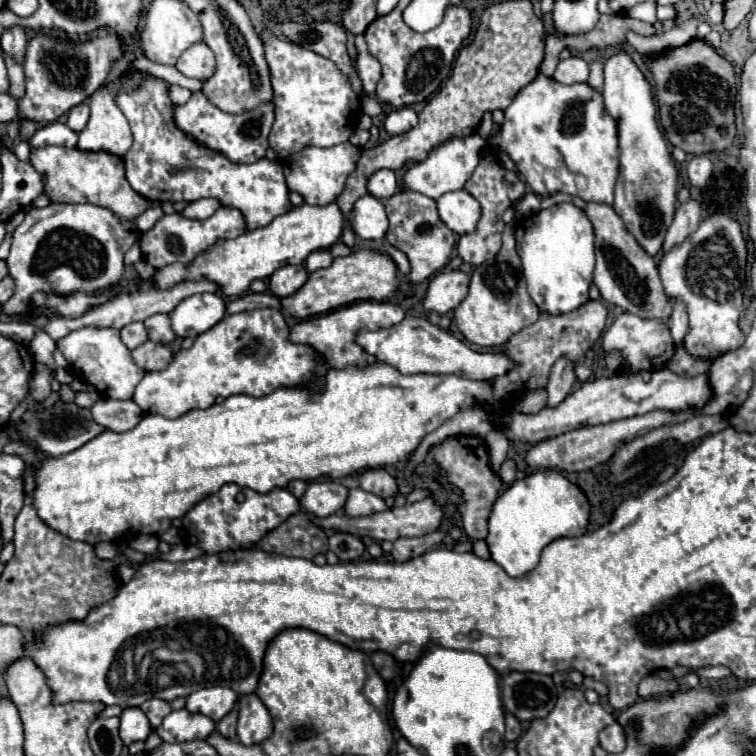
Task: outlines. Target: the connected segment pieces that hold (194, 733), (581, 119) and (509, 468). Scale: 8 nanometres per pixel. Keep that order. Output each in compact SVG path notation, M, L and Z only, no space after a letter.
M180 709L164 717L156 733L166 743L182 743L182 741L192 741L192 739L206 739L214 731L214 727L216 723L210 717Z
M538 73L534 81L518 91L510 107L504 111L502 125L486 141L492 147L504 151L516 163L518 173L524 175L526 183L540 197L562 191L574 197L582 197L584 201L606 205L614 203L614 185L618 179L618 123L606 115L600 91L588 83L564 85Z
M506 459L504 465L502 465L502 469L500 469L500 477L502 477L504 483L512 485L514 479L516 479L516 463L510 461L510 459Z

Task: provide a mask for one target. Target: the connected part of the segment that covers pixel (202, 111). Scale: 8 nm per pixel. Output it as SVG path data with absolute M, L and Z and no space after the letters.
M196 91L190 97L188 103L176 107L174 121L186 135L190 135L192 139L196 139L200 145L204 145L208 149L220 151L230 161L234 161L234 163L254 163L254 161L258 161L266 155L268 133L270 133L272 123L274 123L274 103L272 101L270 103L260 103L252 111L232 115L232 113L226 113L226 111L218 109L214 103L210 103L202 91Z

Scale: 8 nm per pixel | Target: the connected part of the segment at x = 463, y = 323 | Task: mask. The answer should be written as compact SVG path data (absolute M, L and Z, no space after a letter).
M506 225L502 233L502 249L492 261L474 269L468 297L454 309L454 321L458 331L474 345L504 345L512 335L536 323L538 317L540 311L526 291L526 279L522 279L522 259L518 259L516 253L514 227Z

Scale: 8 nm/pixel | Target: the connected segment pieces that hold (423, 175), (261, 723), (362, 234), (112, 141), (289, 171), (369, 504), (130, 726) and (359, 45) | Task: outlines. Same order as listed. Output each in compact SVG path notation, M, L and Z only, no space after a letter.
M472 133L468 137L450 137L448 141L436 145L432 151L428 151L424 161L414 163L404 173L400 191L418 191L430 199L438 199L440 195L448 193L448 191L462 189L464 183L468 181L468 177L472 175L472 171L476 169L476 165L480 161L480 151L484 149L484 145L486 145L486 141L478 133Z
M252 693L240 697L240 717L238 717L238 739L242 745L260 745L262 739L270 737L270 713L264 703Z
M370 193L362 195L362 199L358 199L352 207L348 215L348 223L360 239L382 241L388 229L384 203Z
M114 81L98 89L90 97L90 121L80 133L78 149L108 151L118 157L122 157L130 149L132 137L130 137L128 119L114 103L116 89L118 89L118 83Z
M350 141L334 145L334 147L304 147L302 151L282 159L286 185L290 191L296 191L304 197L308 205L330 205L336 201L336 197L342 193L342 187L346 187L346 179L354 173L354 167L362 155L362 149L352 145Z
M360 487L350 489L348 499L344 503L344 515L350 515L350 517L366 517L366 515L372 515L372 513L378 513L384 509L386 509L384 499L368 493Z
M130 707L124 709L120 715L120 739L124 745L130 745L134 741L146 741L152 727L148 723L148 717L138 709Z
M356 35L356 49L358 49L358 59L356 59L358 75L360 75L360 79L362 79L364 89L372 93L372 91L376 89L378 79L380 79L380 63L368 53L364 35Z

